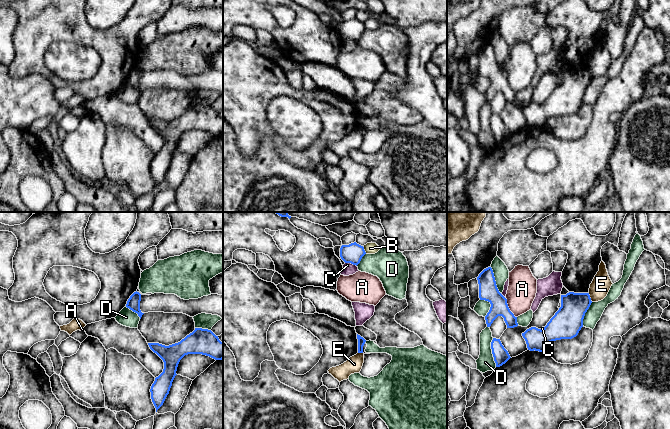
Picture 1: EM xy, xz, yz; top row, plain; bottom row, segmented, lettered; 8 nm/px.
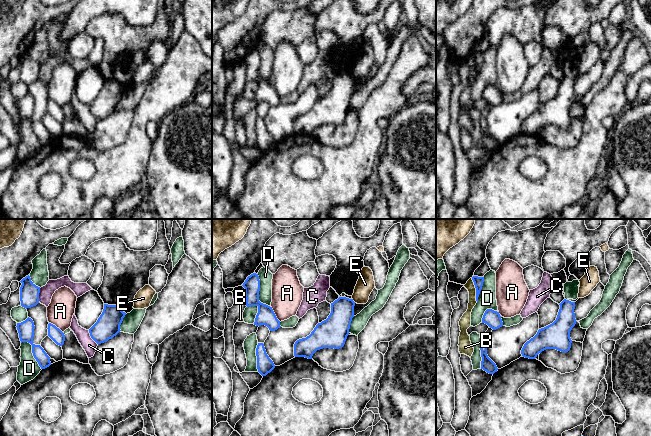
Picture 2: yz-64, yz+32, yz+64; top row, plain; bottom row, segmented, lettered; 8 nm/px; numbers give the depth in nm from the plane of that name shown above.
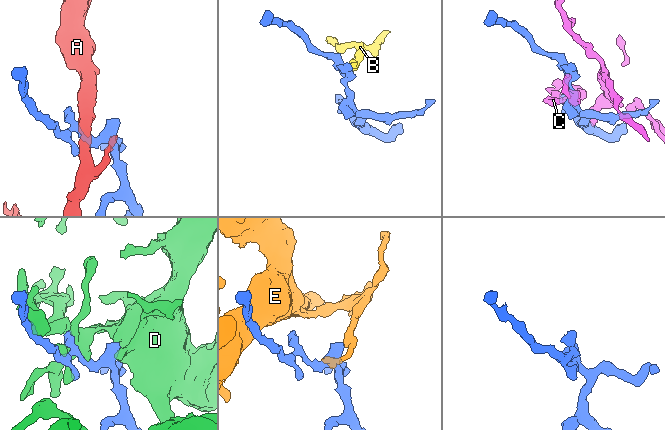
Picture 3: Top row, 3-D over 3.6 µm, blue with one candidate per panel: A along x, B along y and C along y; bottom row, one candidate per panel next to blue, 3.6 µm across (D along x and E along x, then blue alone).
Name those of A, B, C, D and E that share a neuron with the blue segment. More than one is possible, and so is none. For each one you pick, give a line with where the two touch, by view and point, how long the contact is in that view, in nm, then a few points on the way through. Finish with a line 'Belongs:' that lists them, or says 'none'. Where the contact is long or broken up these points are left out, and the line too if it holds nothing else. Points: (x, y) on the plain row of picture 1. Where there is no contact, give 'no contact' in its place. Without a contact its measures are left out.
Belongs: none

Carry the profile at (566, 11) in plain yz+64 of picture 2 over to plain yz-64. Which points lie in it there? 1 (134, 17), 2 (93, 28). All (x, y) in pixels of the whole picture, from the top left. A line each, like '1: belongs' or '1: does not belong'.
1: does not belong
2: belongs

